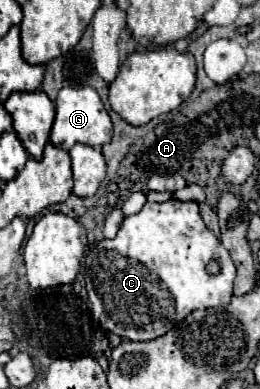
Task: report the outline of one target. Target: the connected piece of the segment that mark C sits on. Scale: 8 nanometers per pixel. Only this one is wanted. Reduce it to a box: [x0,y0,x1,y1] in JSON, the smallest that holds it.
[84,199,236,341]

